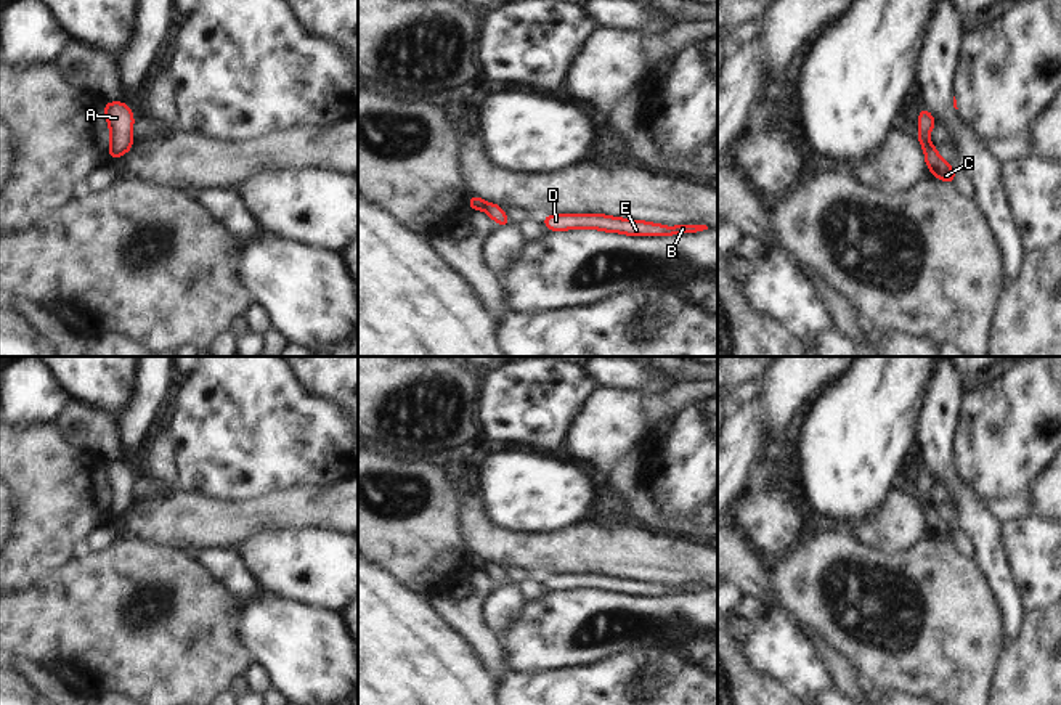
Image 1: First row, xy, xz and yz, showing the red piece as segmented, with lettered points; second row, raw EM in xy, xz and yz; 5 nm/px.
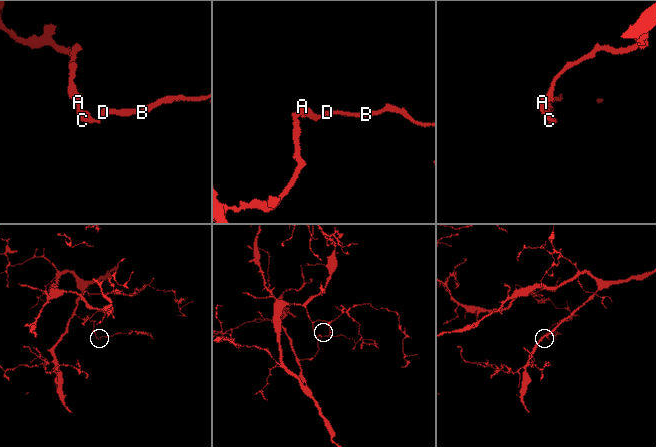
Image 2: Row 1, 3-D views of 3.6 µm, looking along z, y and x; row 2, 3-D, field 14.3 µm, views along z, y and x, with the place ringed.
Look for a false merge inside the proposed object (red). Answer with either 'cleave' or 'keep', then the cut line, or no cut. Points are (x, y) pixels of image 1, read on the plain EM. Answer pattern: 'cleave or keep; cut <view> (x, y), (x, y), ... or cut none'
cleave; cut xz (487, 562), (482, 569)

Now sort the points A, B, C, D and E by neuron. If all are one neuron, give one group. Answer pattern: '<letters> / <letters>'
A / B C D E

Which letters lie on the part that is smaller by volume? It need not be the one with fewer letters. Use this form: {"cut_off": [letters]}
{"cut_off": ["B", "C", "D", "E"]}

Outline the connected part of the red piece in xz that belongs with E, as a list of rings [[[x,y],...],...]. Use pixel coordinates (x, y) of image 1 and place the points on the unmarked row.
[[[552,573],[549,577],[543,577],[543,581],[549,591],[602,589],[605,593],[623,593],[628,596],[673,596],[708,589],[706,585],[698,583],[665,586],[661,583],[628,580],[604,573]]]

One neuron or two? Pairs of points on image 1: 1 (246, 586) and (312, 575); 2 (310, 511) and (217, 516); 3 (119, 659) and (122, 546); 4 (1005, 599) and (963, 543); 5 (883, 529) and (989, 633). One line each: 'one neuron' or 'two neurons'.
1: two neurons
2: one neuron
3: one neuron
4: two neurons
5: two neurons

